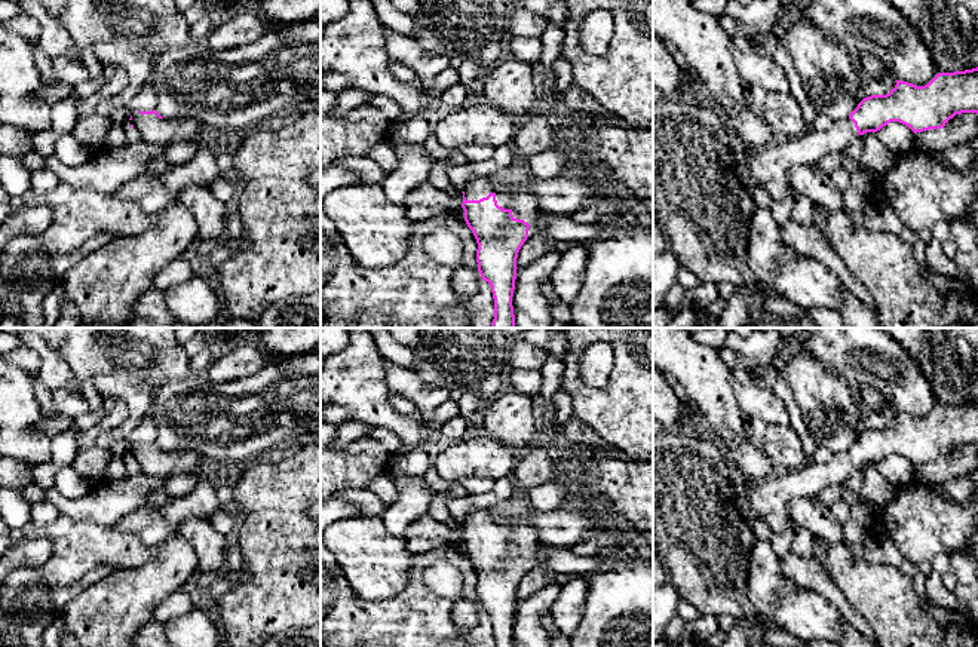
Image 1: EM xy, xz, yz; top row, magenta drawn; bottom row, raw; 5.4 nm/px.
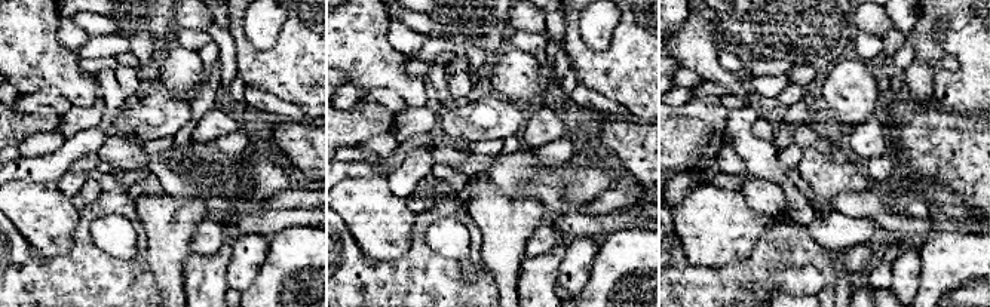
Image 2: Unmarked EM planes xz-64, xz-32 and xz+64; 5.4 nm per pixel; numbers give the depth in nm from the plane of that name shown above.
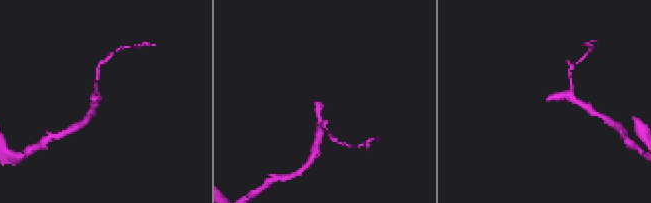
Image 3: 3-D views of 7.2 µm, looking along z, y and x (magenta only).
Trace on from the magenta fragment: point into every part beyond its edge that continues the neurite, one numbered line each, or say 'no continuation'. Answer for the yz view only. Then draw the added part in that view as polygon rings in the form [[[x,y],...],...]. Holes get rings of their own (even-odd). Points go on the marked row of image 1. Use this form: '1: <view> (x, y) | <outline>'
1: yz (769, 166) | [[[844,117],[825,131],[781,138],[760,151],[744,151],[742,172],[748,183],[763,185],[773,200],[790,194],[788,174],[794,166],[813,165],[827,154],[846,151],[858,138],[855,123]]]

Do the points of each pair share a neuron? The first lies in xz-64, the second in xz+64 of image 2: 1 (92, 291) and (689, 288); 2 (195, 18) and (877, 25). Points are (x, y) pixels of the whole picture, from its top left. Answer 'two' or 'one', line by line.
1: one
2: one

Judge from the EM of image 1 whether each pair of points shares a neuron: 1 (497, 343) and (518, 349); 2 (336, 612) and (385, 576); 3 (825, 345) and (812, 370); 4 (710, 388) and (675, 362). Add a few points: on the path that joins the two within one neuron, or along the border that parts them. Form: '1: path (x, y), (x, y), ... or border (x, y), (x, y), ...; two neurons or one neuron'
1: border (511, 343), (509, 364), (514, 368); two neurons
2: border (339, 566), (359, 597), (392, 598); two neurons
3: border (812, 355), (837, 374); two neurons
4: path (701, 379), (684, 362); one neuron

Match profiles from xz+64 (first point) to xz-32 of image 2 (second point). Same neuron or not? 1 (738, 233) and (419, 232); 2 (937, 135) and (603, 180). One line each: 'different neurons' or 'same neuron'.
1: different neurons
2: different neurons

